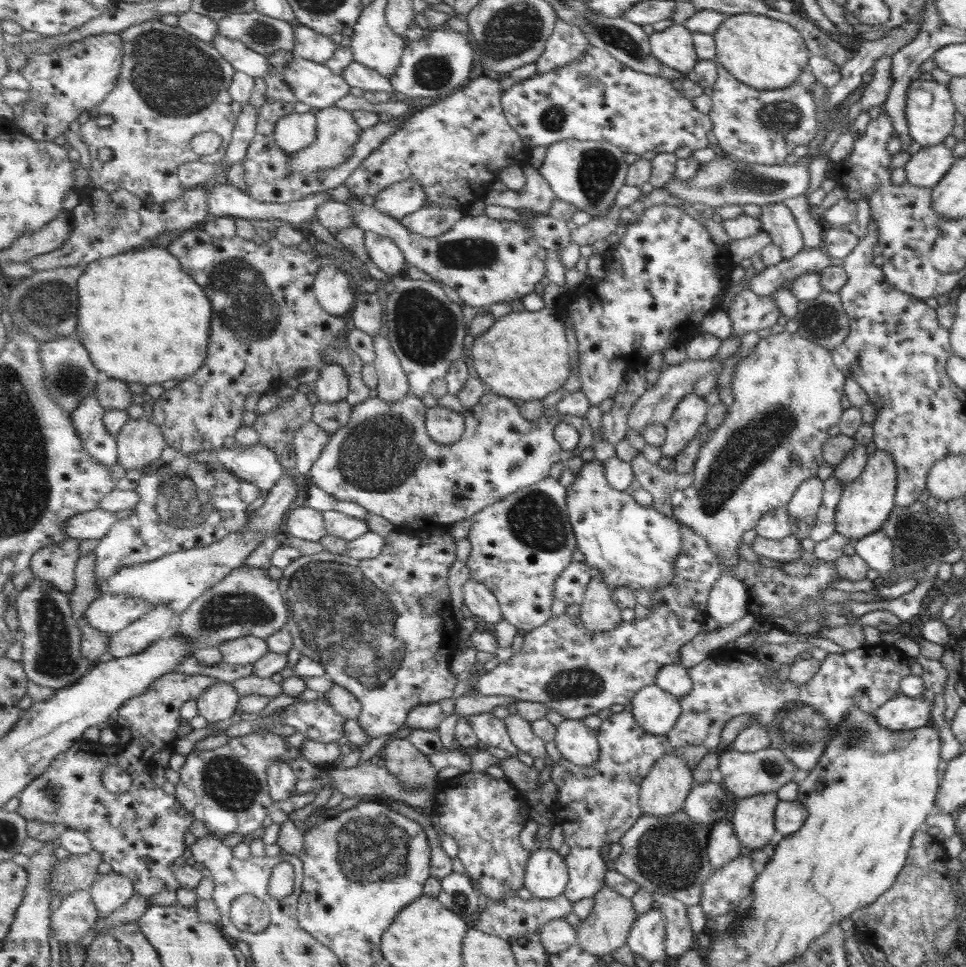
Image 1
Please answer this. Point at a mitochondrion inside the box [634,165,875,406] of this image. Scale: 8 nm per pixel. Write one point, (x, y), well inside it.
(822, 322)

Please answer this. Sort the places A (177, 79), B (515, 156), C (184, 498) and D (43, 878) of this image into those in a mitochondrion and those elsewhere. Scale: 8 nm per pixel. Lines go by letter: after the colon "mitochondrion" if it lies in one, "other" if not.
A: mitochondrion
B: other
C: mitochondrion
D: other

